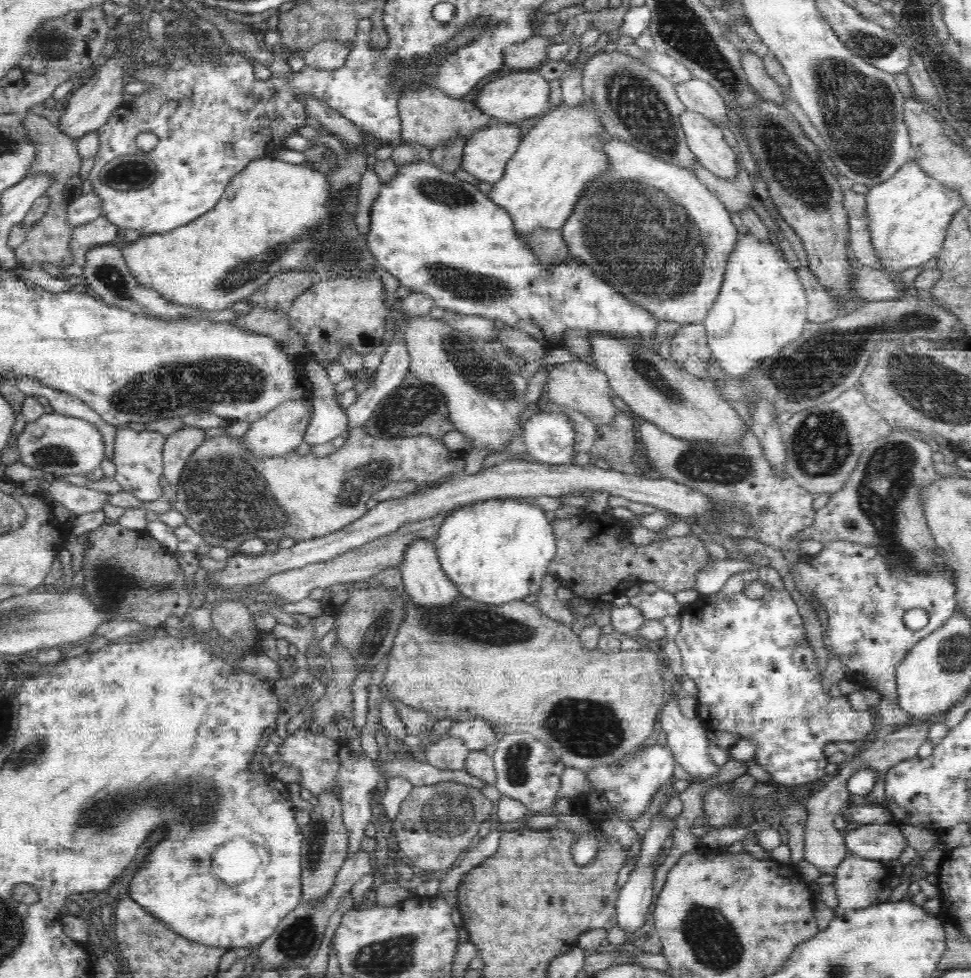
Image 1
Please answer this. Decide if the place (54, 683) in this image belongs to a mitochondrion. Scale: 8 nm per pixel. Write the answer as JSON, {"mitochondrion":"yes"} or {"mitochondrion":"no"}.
{"mitochondrion":"no"}

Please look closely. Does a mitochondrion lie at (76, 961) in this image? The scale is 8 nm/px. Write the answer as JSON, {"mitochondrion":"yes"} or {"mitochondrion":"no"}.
{"mitochondrion":"no"}

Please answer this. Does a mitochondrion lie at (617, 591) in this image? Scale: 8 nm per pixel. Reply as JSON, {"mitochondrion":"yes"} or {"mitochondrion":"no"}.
{"mitochondrion":"no"}

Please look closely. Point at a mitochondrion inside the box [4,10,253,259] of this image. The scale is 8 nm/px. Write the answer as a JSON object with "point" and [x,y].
{"point":[52,44]}

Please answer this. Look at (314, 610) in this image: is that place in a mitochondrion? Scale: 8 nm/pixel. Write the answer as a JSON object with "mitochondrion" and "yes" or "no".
{"mitochondrion":"no"}

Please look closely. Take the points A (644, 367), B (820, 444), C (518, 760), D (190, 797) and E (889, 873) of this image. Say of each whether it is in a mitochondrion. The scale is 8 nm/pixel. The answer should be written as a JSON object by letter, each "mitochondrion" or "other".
{"A":"mitochondrion","B":"mitochondrion","C":"mitochondrion","D":"mitochondrion","E":"other"}

